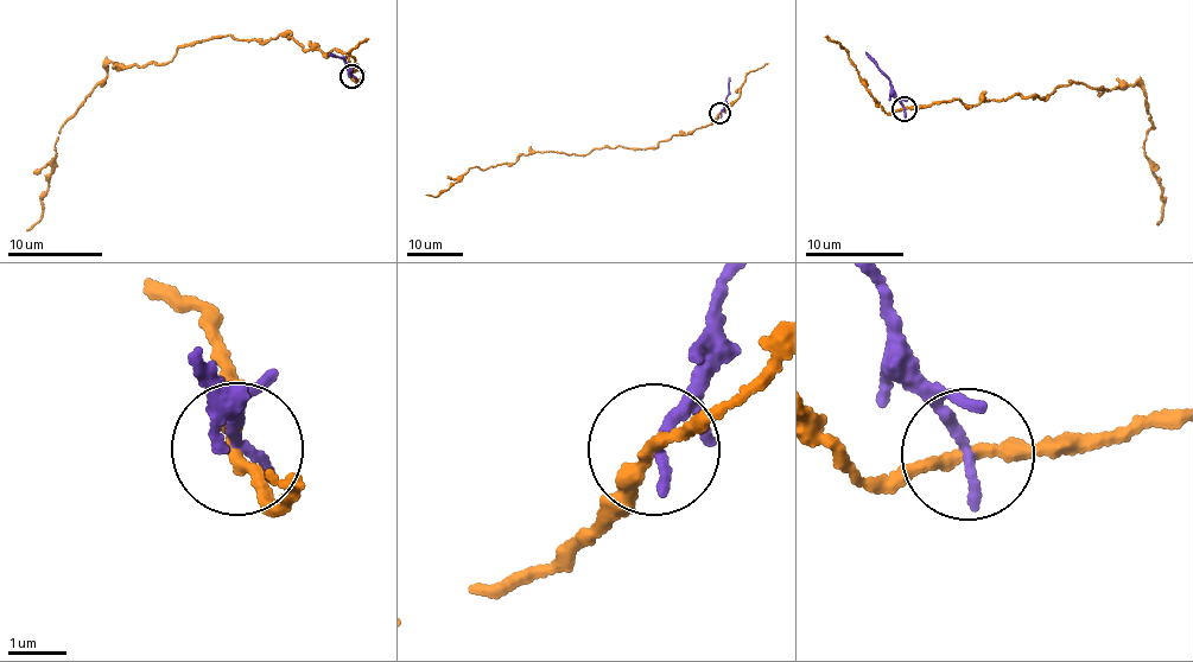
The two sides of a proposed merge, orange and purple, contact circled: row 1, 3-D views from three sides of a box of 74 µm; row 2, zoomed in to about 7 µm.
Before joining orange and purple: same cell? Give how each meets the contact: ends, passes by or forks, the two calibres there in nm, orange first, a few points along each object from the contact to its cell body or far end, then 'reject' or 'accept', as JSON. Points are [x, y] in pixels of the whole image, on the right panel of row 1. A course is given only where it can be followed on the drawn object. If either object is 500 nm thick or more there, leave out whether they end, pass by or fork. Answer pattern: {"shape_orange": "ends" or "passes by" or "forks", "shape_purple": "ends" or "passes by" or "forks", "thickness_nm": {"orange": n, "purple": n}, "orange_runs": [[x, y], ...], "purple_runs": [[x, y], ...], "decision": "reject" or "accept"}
{"shape_orange": "passes by", "shape_purple": "ends", "thickness_nm": {"orange": 220, "purple": 220}, "orange_runs": [[903, 108], [1045, 97], [1074, 80], [1099, 95], [1142, 87], [1159, 226]], "purple_runs": [[903, 108], [892, 84], [864, 51]], "decision": "reject"}

